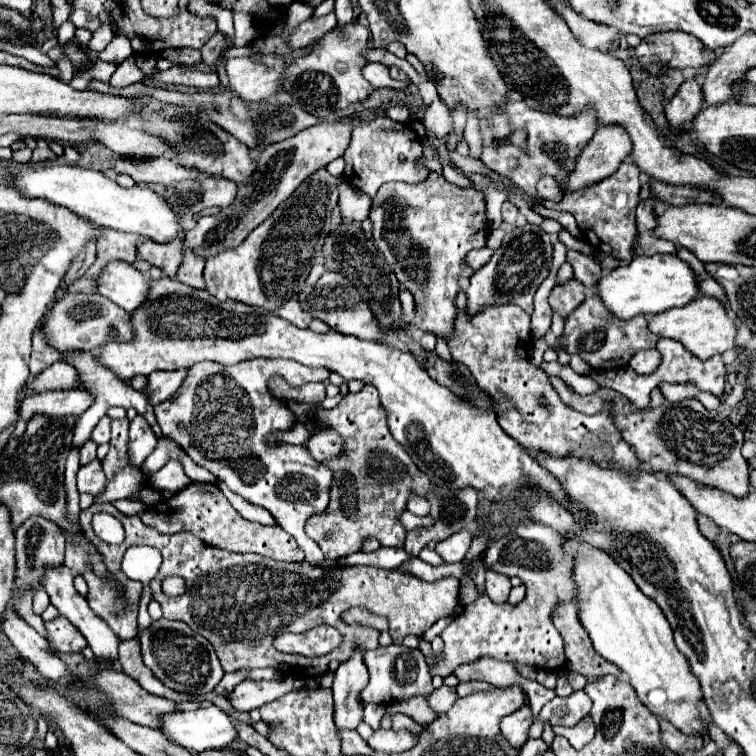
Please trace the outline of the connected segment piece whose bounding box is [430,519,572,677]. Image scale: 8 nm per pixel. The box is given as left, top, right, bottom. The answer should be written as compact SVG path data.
M528 519L518 521L502 539L488 541L484 551L486 567L502 575L520 577L526 585L526 599L518 605L496 605L484 595L470 603L464 609L464 615L456 617L440 633L444 639L444 657L438 665L430 667L432 675L446 677L454 671L454 667L476 661L480 657L546 667L548 671L564 667L564 645L550 619L556 599L572 601L572 563L564 559L564 553L560 553L562 543L564 537L558 531Z

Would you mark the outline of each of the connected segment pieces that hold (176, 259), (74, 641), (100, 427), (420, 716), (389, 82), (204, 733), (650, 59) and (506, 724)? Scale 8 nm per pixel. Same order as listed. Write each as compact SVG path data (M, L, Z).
M180 233L176 237L176 241L172 241L172 243L150 243L150 239L146 239L138 247L138 253L150 265L162 269L166 277L174 279L176 271L182 263L182 255L184 255L182 253L182 239L184 239L184 233Z
M64 617L48 621L46 631L48 631L48 641L56 653L80 653L88 645L84 635L76 631L76 627L72 627L72 623L68 623L68 619Z
M102 417L100 419L100 423L92 431L92 441L96 445L102 445L102 443L108 443L110 441L110 419L108 417Z
M418 695L418 697L412 697L412 699L392 703L386 711L384 719L382 719L382 729L392 727L392 715L397 713L416 719L416 723L420 723L424 727L438 717L438 713L432 711L432 707L428 705L428 699Z
M368 62L362 69L364 78L374 86L374 88L405 89L410 81L396 81L391 79L389 68L382 63Z
M216 705L202 707L194 713L178 711L164 715L160 729L168 739L174 739L176 743L198 753L208 749L224 749L238 739L236 725Z
M668 31L664 35L650 35L642 39L636 47L636 57L640 65L658 75L662 69L698 69L704 63L712 63L716 53L708 55L704 47L700 47L698 39L684 31Z
M524 705L520 711L508 715L502 719L500 723L500 729L502 729L502 735L514 745L514 747L522 747L528 739L528 729L534 721L534 715L530 711L530 705Z

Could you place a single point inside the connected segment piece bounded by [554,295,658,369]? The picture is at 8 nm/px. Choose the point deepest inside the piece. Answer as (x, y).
(605, 342)

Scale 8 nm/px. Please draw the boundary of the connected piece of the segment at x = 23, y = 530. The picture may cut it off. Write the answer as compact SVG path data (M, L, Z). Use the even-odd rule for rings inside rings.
M40 517L26 519L16 529L16 589L26 591L38 591L42 587L42 577L48 567L58 567L64 563L64 533L56 523Z

